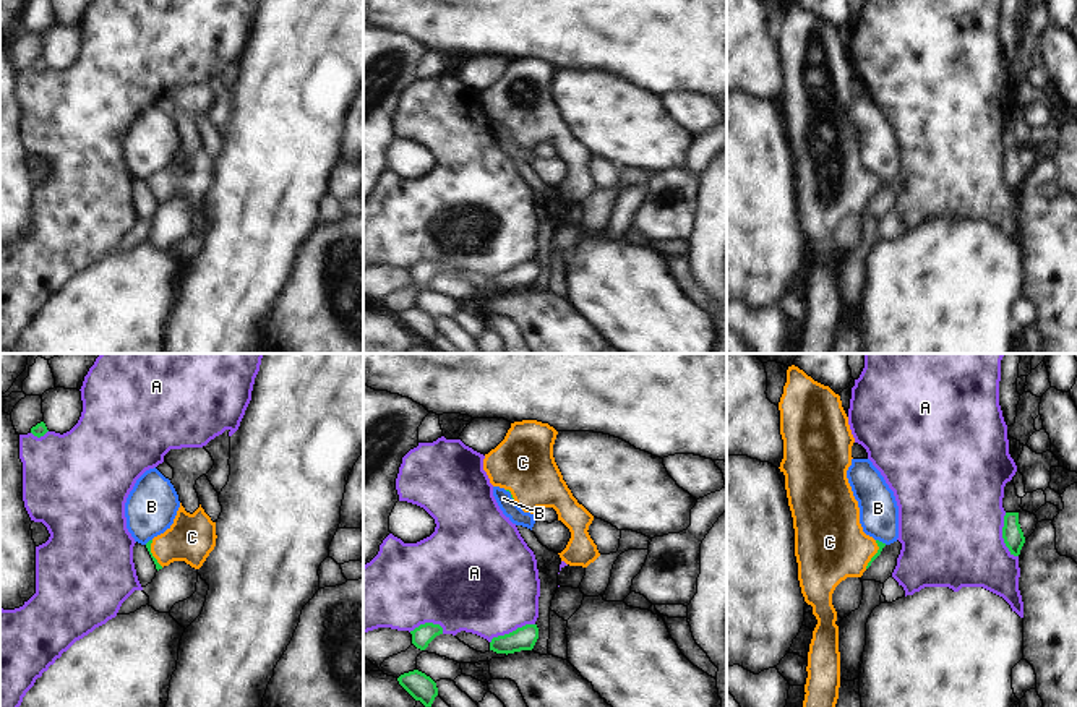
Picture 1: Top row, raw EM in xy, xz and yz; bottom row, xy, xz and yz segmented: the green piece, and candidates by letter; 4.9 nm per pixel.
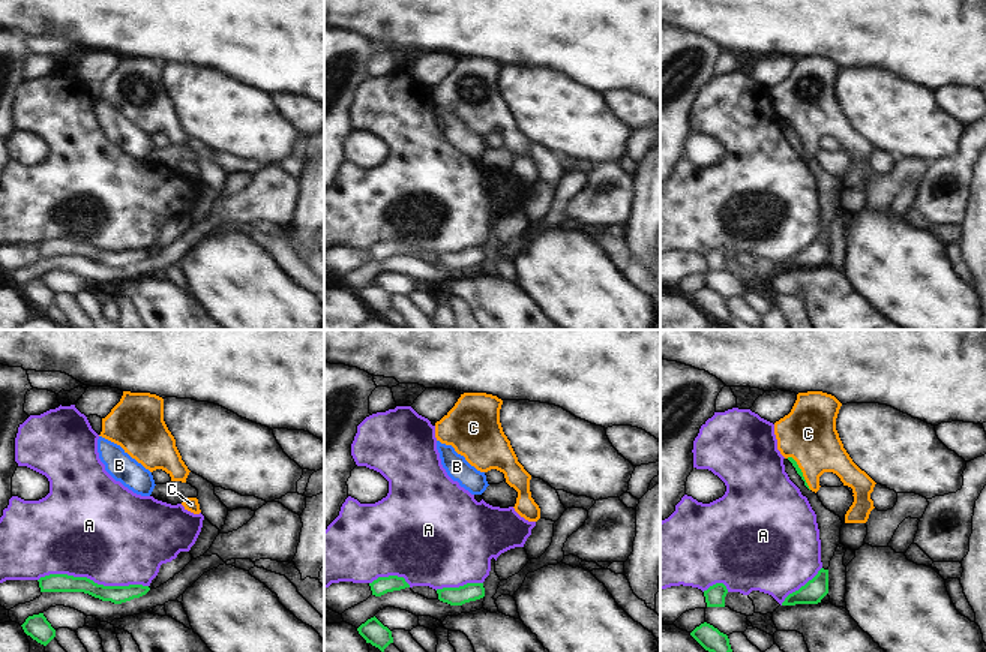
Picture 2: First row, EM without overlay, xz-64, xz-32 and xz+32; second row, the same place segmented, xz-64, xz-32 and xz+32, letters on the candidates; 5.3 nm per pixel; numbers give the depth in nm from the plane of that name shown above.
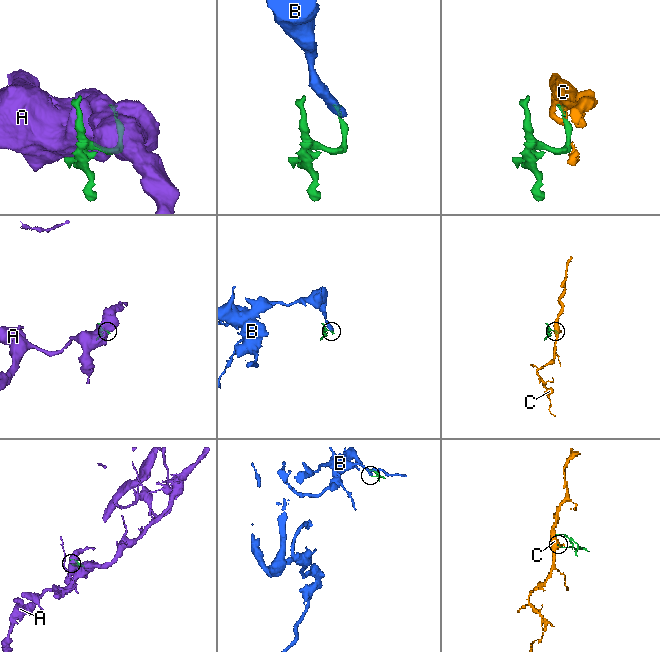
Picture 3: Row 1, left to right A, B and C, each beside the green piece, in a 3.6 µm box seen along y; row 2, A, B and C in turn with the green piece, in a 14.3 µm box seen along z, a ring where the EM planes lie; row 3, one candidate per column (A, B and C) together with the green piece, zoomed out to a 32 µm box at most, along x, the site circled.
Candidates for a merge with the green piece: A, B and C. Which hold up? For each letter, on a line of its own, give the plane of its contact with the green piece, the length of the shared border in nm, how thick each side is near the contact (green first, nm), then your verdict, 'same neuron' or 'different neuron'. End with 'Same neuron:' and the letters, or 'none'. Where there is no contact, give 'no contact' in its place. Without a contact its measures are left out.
A: yz | 240 nm | 100/500 nm | different neuron
B: xz | 70 nm | 20/80 nm | different neuron
C: yz | 160 nm | 40/360 nm | same neuron
Same neuron: C

